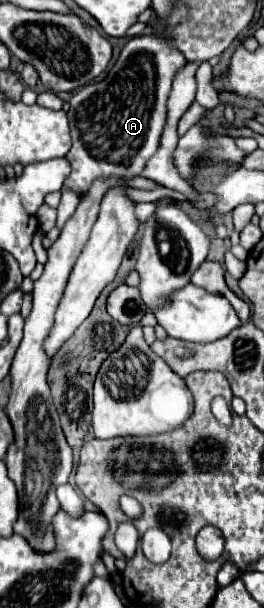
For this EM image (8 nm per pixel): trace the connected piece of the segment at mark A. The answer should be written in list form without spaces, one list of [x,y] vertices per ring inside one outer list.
[[[163,27],[149,35],[133,37],[121,49],[119,59],[103,81],[85,85],[71,97],[67,117],[73,145],[67,153],[71,175],[63,183],[65,189],[75,191],[83,199],[97,179],[117,177],[129,181],[141,177],[161,141],[175,69],[185,63],[187,59],[173,45],[171,27]]]

